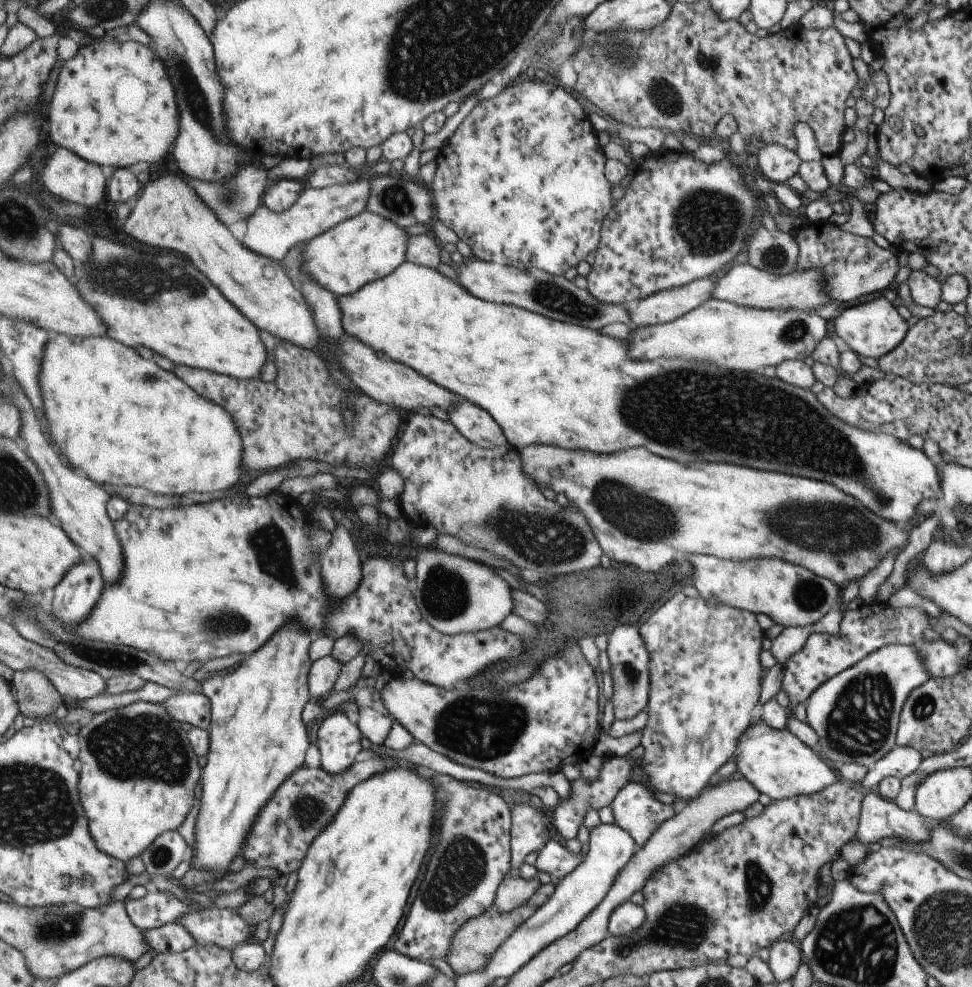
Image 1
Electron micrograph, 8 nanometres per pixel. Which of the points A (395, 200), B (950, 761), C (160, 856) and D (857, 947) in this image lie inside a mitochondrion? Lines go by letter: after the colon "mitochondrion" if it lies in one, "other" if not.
A: mitochondrion
B: other
C: mitochondrion
D: mitochondrion

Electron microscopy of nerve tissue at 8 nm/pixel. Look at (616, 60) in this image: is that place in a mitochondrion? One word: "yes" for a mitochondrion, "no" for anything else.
yes

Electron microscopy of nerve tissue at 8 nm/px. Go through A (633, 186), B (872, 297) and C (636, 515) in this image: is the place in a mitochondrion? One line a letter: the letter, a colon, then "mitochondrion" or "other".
A: other
B: other
C: mitochondrion

